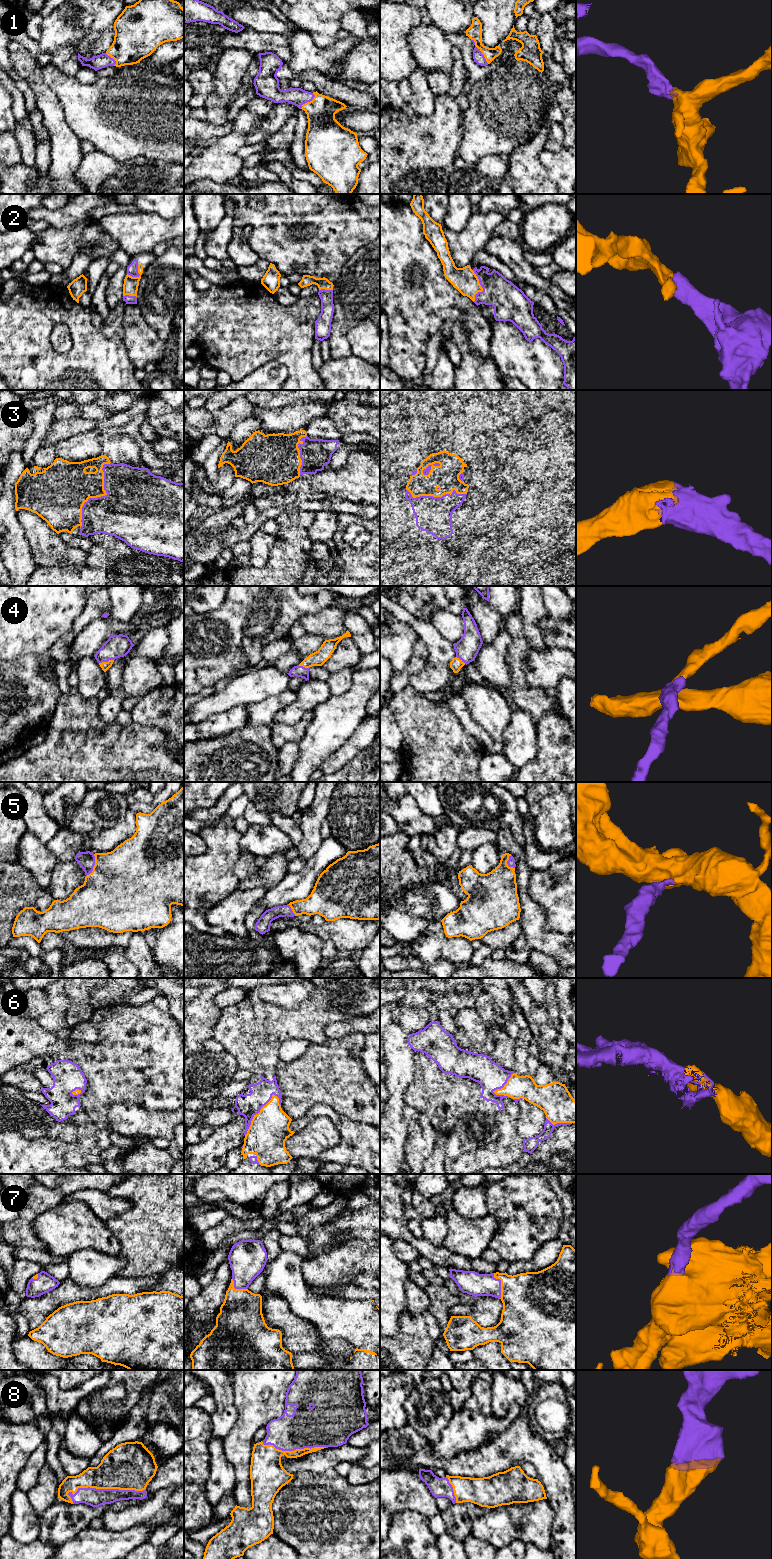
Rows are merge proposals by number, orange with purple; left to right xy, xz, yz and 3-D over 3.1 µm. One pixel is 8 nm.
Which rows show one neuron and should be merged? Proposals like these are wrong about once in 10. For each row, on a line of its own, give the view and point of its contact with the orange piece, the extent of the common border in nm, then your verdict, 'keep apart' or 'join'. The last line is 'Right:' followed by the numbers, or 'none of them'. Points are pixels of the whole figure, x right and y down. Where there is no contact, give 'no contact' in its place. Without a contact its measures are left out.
1: contact yz (480, 50); length 240 nm; join
2: contact yz (481, 287); length 260 nm; join
3: contact xy (101, 495); length 550 nm; join
4: contact xy (106, 662); length 120 nm; join
5: contact xy (94, 865); length 200 nm; join
6: contact xz (258, 1113); length 420 nm; join
7: contact yz (501, 1285); length 220 nm; join
8: contact xy (106, 1488); length 650 nm; join
Right: 1, 2, 3, 4, 5, 6, 7, 8

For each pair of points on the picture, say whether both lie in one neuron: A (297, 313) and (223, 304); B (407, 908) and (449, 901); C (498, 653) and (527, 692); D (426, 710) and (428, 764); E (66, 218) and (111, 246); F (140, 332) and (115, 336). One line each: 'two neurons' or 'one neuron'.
A: one neuron
B: one neuron
C: two neurons
D: one neuron
E: two neurons
F: two neurons

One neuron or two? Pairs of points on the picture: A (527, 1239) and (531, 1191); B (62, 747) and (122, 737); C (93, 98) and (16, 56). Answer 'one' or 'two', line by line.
A: one
B: one
C: two

